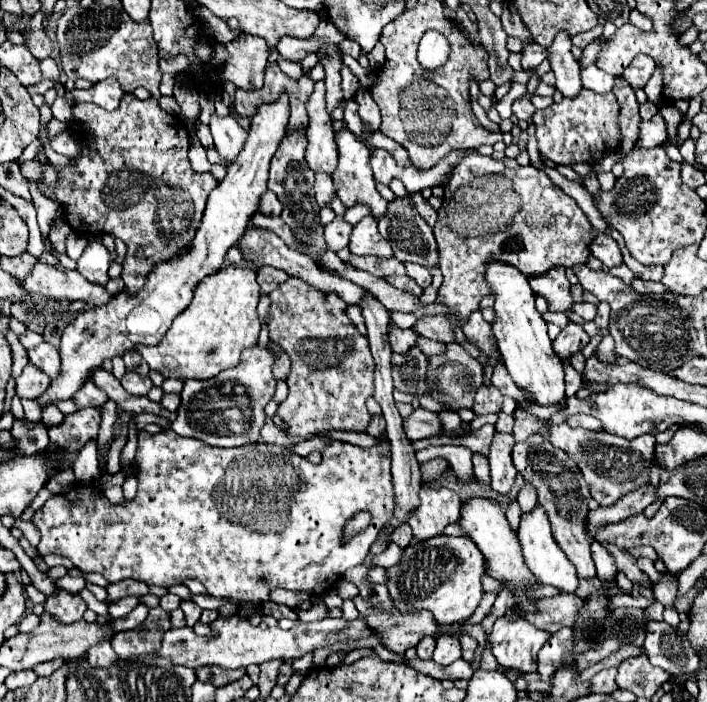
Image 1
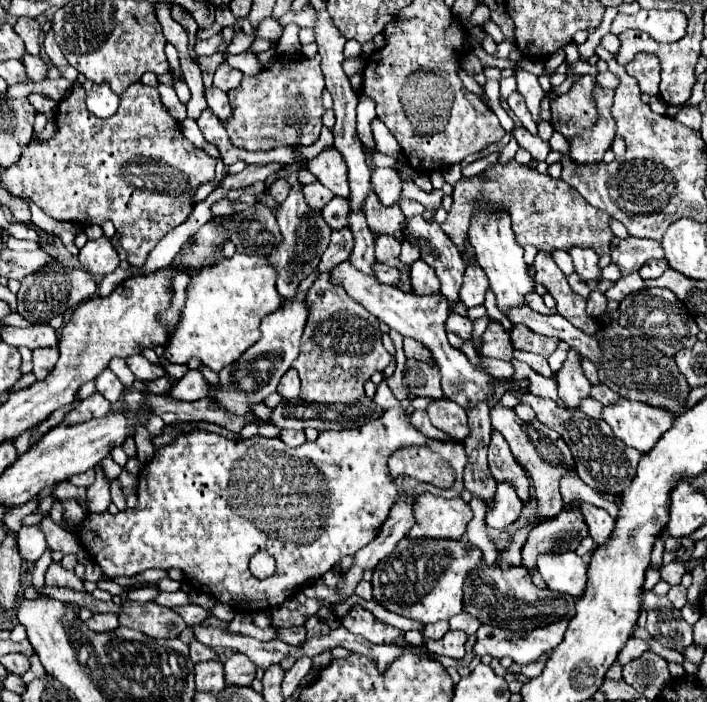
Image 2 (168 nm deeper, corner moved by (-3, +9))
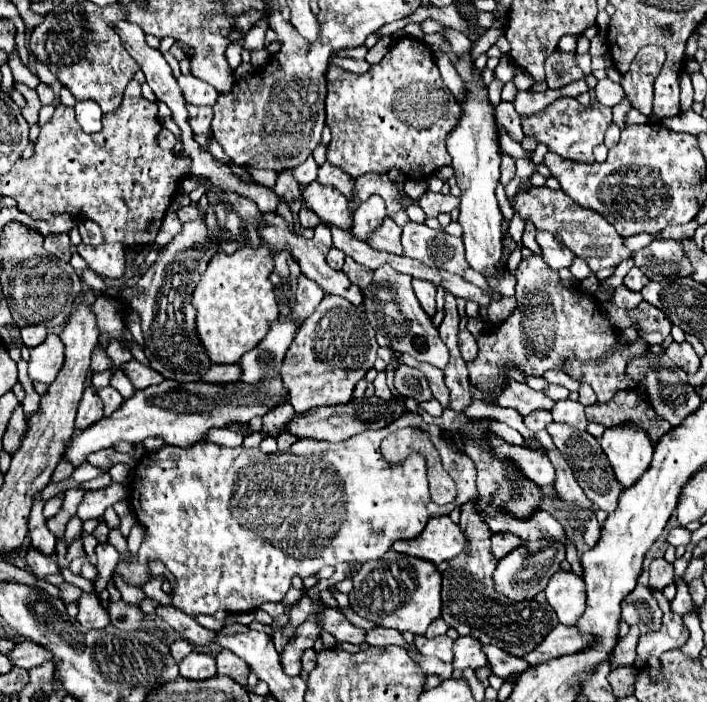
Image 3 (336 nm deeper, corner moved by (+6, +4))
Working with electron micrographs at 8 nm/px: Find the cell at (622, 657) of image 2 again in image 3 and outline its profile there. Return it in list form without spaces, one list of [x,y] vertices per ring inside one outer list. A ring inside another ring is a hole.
[[[669,611],[663,615],[663,625],[659,631],[647,633],[639,639],[637,655],[641,659],[659,657],[661,653],[665,653],[669,649],[677,649],[677,647],[685,645],[687,639],[689,639],[689,629],[685,627],[683,617]]]

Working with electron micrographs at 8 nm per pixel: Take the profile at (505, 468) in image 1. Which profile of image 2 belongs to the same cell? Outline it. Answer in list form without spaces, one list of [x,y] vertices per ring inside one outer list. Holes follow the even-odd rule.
[[[498,482],[496,486],[496,498],[492,500],[492,506],[486,512],[486,524],[498,530],[508,528],[512,522],[518,520],[522,508],[522,500],[516,494],[516,488],[512,482]]]

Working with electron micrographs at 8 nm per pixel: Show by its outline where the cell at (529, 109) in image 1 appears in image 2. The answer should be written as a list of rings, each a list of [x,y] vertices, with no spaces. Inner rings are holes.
[[[512,92],[510,98],[508,98],[508,106],[510,106],[510,110],[514,112],[514,116],[522,122],[522,126],[524,126],[530,134],[537,135],[537,125],[534,124],[532,116],[530,116],[530,112],[528,112],[528,108],[526,108],[524,96],[518,94],[518,92]]]

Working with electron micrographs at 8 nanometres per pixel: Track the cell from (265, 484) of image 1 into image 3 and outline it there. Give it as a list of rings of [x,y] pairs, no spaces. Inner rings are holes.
[[[415,413],[397,419],[389,427],[365,431],[341,443],[297,439],[297,443],[293,443],[285,453],[273,455],[245,447],[227,449],[215,443],[197,443],[191,449],[165,445],[159,451],[145,453],[139,465],[133,473],[131,503],[135,507],[137,521],[145,527],[145,541],[131,563],[119,561],[115,573],[139,587],[149,581],[147,561],[161,559],[175,577],[171,605],[191,617],[201,613],[213,615],[219,609],[227,613],[255,611],[261,603],[281,601],[295,575],[305,579],[325,565],[381,559],[395,541],[415,539],[431,517],[449,515],[455,507],[461,507],[467,499],[475,499],[477,495],[477,471],[473,461],[449,447],[441,427],[427,425],[423,417]],[[399,427],[419,427],[433,437],[433,443],[445,459],[445,465],[449,467],[447,471],[459,489],[453,503],[441,506],[431,501],[423,455],[409,455],[399,465],[391,465],[383,459],[379,443]]]

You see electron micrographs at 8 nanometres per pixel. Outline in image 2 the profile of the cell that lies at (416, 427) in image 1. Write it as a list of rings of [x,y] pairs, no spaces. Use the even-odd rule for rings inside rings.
[[[438,398],[432,400],[426,408],[430,422],[450,434],[456,440],[462,440],[468,436],[468,426],[466,426],[466,410],[462,406],[458,406],[456,402],[448,400],[448,398]]]

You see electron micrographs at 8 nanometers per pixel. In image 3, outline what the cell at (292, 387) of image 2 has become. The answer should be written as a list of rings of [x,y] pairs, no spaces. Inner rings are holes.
[[[283,403],[269,411],[263,417],[263,427],[261,427],[261,437],[279,437],[283,433],[283,427],[291,423],[291,415],[295,415],[291,403]]]

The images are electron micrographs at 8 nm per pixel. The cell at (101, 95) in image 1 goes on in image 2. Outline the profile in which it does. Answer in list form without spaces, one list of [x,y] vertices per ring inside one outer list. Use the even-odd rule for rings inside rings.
[[[84,82],[86,88],[86,104],[88,110],[92,114],[96,114],[98,118],[110,118],[120,104],[120,96],[112,92],[112,88],[108,88],[106,82],[96,84],[96,82]]]

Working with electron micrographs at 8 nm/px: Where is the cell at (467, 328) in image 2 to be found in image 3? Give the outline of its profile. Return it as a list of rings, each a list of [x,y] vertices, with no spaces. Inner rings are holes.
[[[461,329],[461,331],[459,331],[459,347],[461,347],[461,355],[463,355],[463,359],[465,359],[467,363],[473,361],[475,355],[479,353],[477,341],[475,341],[475,337],[473,337],[467,329]]]

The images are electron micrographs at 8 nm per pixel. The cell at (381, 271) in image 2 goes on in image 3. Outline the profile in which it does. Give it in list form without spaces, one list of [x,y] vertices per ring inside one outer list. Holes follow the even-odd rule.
[[[345,257],[345,265],[343,265],[343,273],[351,279],[353,285],[357,285],[359,289],[367,289],[367,285],[371,283],[373,271],[369,271],[367,267],[355,263],[351,257]]]

